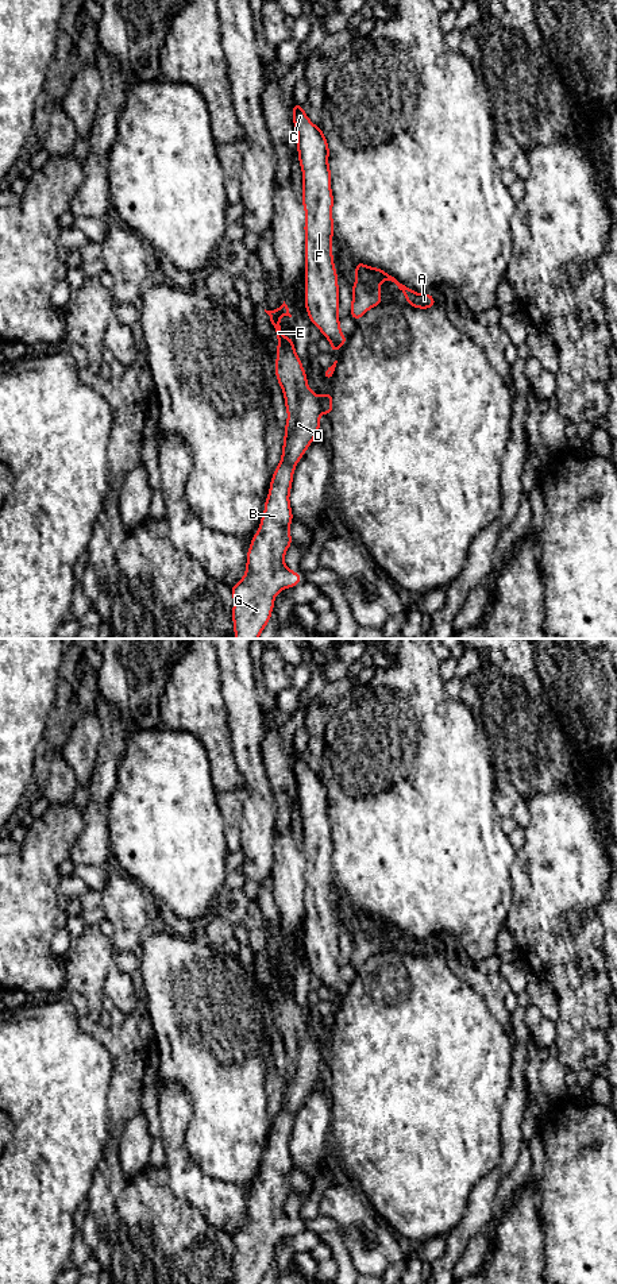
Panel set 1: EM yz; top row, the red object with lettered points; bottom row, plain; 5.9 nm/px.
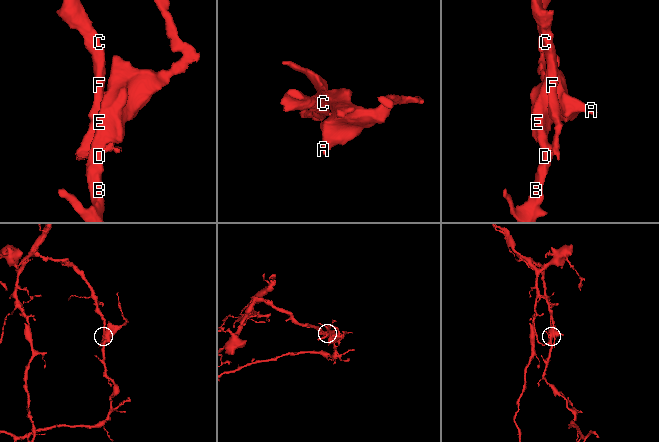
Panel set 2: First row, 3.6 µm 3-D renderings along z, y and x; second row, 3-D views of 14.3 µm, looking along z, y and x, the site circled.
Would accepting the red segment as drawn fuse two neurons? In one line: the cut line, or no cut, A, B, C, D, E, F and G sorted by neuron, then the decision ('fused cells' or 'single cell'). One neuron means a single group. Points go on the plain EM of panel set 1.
cut yz (319, 1045), (322, 1059); groups A B D E G / C F; fused cells

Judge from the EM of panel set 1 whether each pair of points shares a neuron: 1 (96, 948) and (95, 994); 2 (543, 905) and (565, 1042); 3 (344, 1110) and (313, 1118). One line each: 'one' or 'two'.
1: one
2: one
3: two

